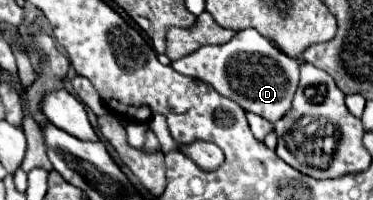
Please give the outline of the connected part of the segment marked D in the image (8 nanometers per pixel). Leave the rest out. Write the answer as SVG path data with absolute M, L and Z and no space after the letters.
M243 29L223 45L203 45L197 51L171 61L171 67L177 73L209 83L219 95L233 99L245 111L261 115L271 123L279 121L289 111L299 83L299 63L273 47L271 41L255 29Z

